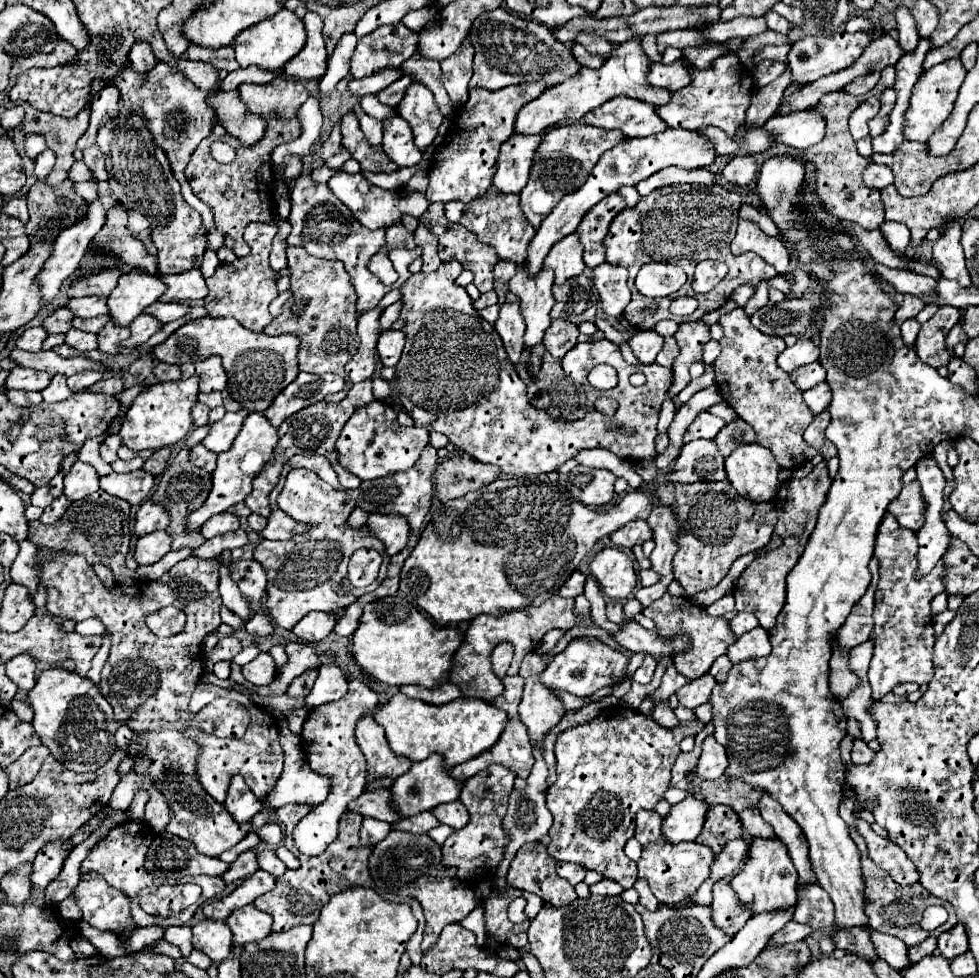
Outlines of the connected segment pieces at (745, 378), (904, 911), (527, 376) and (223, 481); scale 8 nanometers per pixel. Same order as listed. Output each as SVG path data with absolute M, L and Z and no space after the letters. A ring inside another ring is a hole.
M742 308L724 314L720 318L720 324L724 328L724 336L720 340L722 352L714 362L720 396L742 420L746 420L754 428L756 442L768 446L782 468L794 468L800 462L812 460L816 456L816 450L804 442L802 434L812 422L814 414L802 400L798 386L790 382L790 374L778 368L776 362L780 350L786 348L784 340L780 336L766 336L756 330Z
M850 830L852 834L852 840L856 842L858 850L862 852L862 872L864 872L864 880L866 880L866 914L870 918L870 928L876 930L876 932L882 932L882 934L890 934L890 936L896 936L900 940L904 940L908 946L916 946L920 942L924 942L928 936L940 936L942 932L950 930L958 920L956 920L956 914L954 914L954 908L946 902L946 900L940 900L936 896L932 896L922 884L912 884L912 886L900 886L896 884L890 874L884 876L884 870L874 864L868 856L868 850L866 850L866 842L862 840L862 836L854 830ZM932 904L942 904L946 910L948 910L948 922L942 924L940 928L936 928L934 932L926 932L920 928L920 920L922 920L922 912L932 906Z
M538 344L538 346L522 352L522 358L518 360L516 372L526 382L526 386L528 386L528 398L530 398L530 404L534 408L544 410L544 412L548 412L554 418L564 420L564 422L572 422L572 420L584 418L584 414L586 414L586 394L584 394L582 384L578 384L572 378L568 378L564 374L564 370L562 370L560 362L556 362L546 352L546 348L542 344Z
M252 412L246 420L244 426L240 430L240 434L236 436L234 444L230 450L218 454L218 462L216 462L216 470L212 472L212 492L208 496L208 500L204 502L204 506L200 510L194 510L188 516L188 528L200 528L210 516L218 514L218 512L226 512L230 506L242 502L250 490L252 490L252 480L254 476L260 474L260 470L264 468L264 464L270 460L276 444L278 444L278 430L262 416Z

